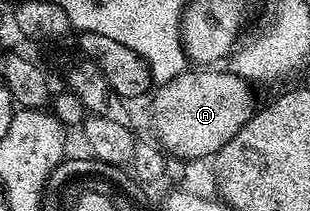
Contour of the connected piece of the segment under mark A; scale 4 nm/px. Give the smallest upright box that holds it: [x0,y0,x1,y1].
[151,69,257,161]

